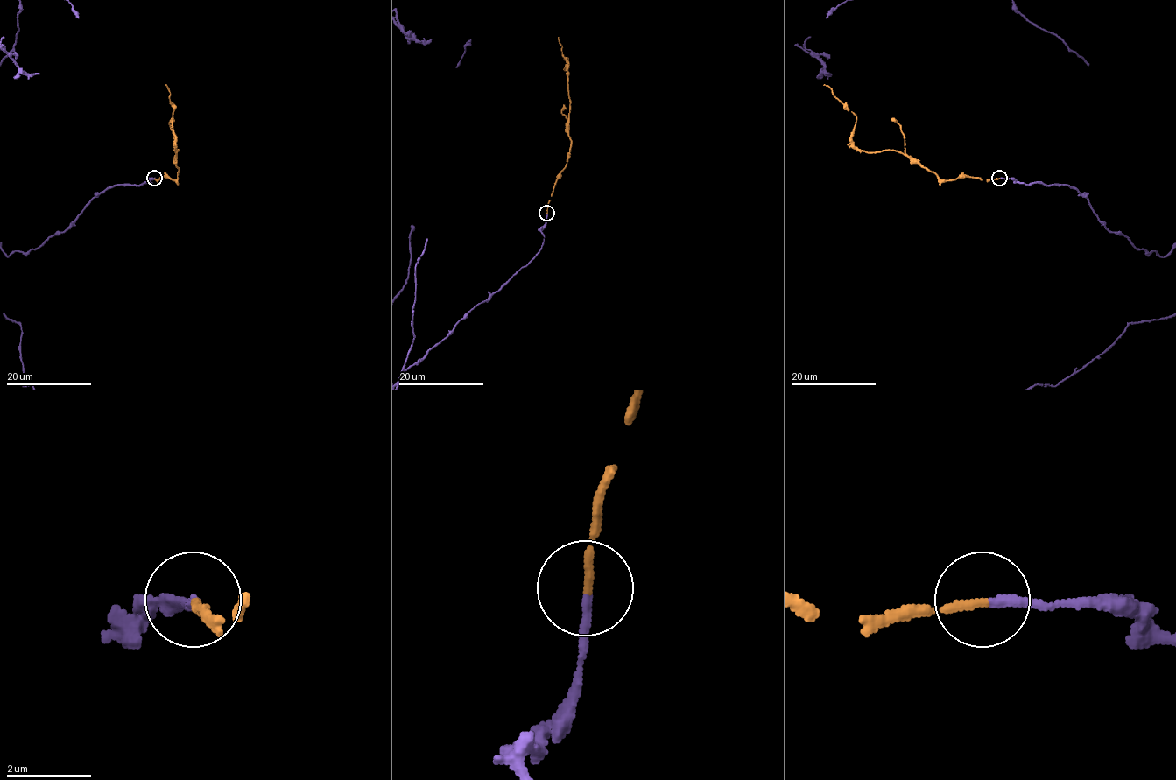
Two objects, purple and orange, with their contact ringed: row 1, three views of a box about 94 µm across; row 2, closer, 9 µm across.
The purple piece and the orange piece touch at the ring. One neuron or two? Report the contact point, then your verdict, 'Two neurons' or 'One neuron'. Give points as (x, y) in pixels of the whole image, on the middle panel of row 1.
Place: (546, 213). One neuron

